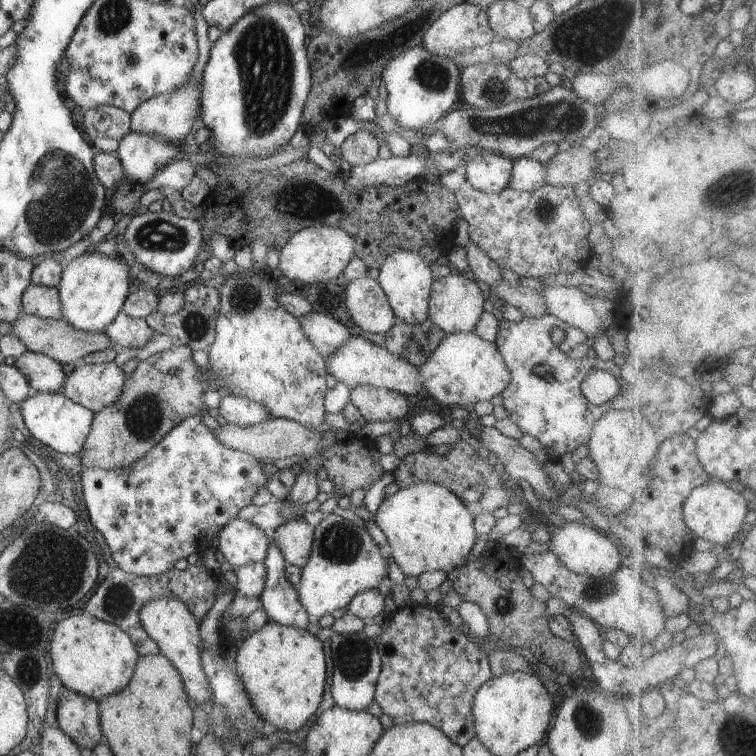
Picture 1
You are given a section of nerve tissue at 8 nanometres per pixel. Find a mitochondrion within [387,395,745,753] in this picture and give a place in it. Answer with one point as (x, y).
(587, 719)

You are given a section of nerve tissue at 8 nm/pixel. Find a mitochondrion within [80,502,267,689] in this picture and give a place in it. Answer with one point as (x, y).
(118, 600)

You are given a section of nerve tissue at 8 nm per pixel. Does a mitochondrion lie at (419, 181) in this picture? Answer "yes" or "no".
no

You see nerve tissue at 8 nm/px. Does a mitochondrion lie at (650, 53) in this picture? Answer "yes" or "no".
no

